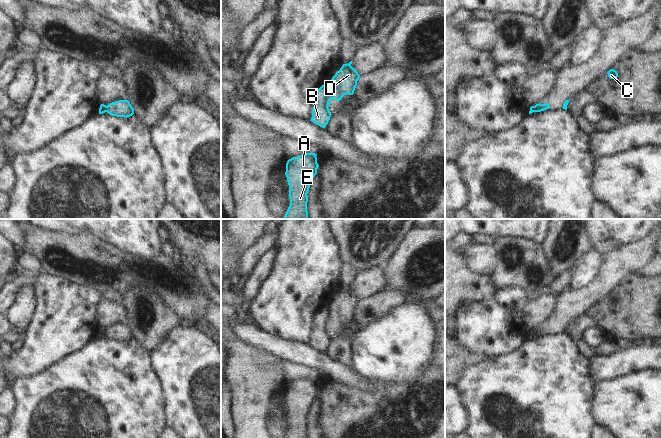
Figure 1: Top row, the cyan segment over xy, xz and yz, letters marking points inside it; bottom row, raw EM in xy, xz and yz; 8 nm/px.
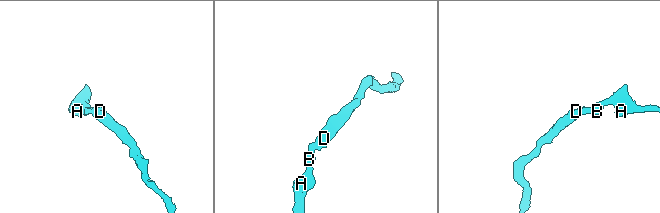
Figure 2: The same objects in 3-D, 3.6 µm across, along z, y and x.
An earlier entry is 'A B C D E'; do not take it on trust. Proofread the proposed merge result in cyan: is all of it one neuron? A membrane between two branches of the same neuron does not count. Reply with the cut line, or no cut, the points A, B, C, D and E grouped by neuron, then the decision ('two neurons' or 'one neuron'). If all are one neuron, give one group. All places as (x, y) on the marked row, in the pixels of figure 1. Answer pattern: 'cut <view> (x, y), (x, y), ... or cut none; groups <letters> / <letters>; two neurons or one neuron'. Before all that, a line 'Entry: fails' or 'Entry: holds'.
Entry: fails
cut xz (329, 83), (331, 98); groups A B C E / D; two neurons

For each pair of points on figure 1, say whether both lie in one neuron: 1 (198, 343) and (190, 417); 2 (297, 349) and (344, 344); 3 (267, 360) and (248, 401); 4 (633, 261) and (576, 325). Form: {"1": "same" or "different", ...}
{"1": "same", "2": "different", "3": "same", "4": "different"}

